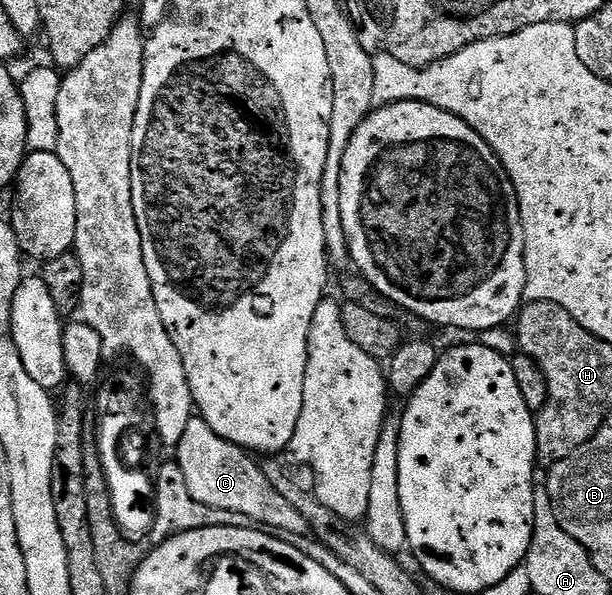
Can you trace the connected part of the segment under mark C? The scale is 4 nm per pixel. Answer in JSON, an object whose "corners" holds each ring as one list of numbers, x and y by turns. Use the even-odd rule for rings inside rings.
{"corners":[[193,417,189,421,185,434,181,436,177,454,185,485,188,486,194,501,213,506,214,509,241,513,242,516,251,517,255,525,262,525,275,533,308,534,305,518,273,489,265,477,263,467,255,464,251,460,254,458,242,447,225,441,225,437,217,437,217,433,209,429,202,417]]}

